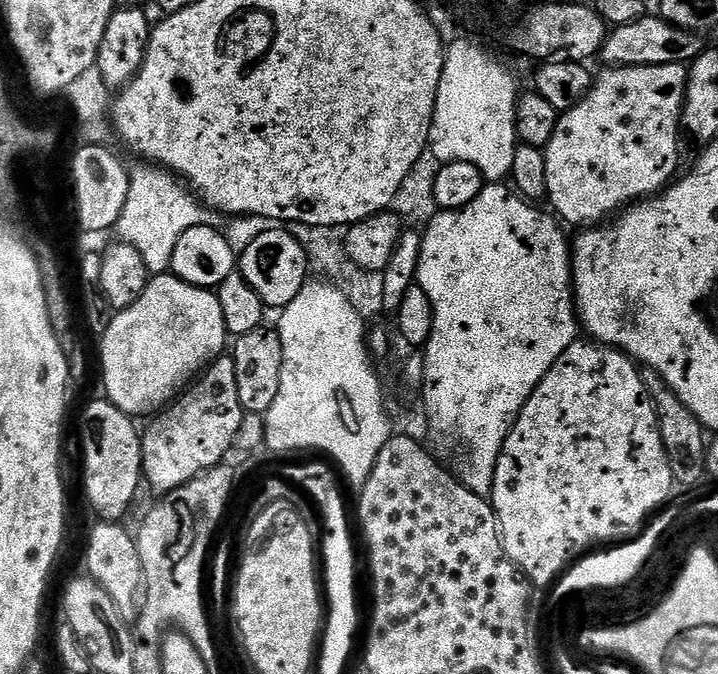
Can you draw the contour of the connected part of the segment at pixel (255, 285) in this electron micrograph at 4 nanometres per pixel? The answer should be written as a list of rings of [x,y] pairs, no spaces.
[[[268,226],[265,232],[260,232],[248,245],[244,252],[238,256],[238,271],[246,282],[250,282],[250,287],[254,289],[254,294],[262,298],[265,309],[283,310],[298,298],[298,294],[309,283],[308,268],[310,261],[306,250],[298,244],[298,240],[287,232],[284,226]]]

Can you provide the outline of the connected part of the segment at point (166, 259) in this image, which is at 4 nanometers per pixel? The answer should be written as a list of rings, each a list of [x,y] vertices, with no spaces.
[[[140,162],[136,169],[131,169],[126,206],[122,206],[122,214],[114,232],[120,235],[117,237],[123,243],[134,246],[134,250],[142,254],[142,262],[146,262],[149,273],[164,274],[171,269],[178,238],[199,224],[211,225],[212,219],[213,213],[201,203],[181,177],[169,172],[167,168]]]

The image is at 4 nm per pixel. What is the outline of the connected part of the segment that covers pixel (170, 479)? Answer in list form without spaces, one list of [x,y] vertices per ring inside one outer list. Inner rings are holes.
[[[221,354],[217,356],[208,365],[203,375],[183,395],[173,399],[155,417],[157,420],[148,429],[143,429],[140,437],[143,479],[146,481],[147,487],[149,484],[157,492],[156,494],[173,492],[178,486],[182,486],[196,476],[201,476],[201,474],[208,472],[211,468],[217,468],[218,465],[225,463],[226,457],[224,455],[228,451],[230,453],[233,451],[236,435],[242,426],[245,410],[240,405],[240,399],[238,398],[238,374],[234,374],[234,362],[231,355]]]

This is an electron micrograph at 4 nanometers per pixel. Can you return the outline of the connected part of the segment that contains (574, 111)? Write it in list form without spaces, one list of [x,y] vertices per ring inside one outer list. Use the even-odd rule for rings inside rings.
[[[663,64],[625,68],[608,66],[603,70],[605,72],[595,73],[592,89],[578,106],[559,113],[554,136],[542,149],[546,200],[552,203],[551,211],[565,225],[599,225],[615,217],[625,206],[663,192],[673,183],[676,167],[680,164],[680,116],[684,113],[684,97],[688,94],[688,68],[683,64]]]

